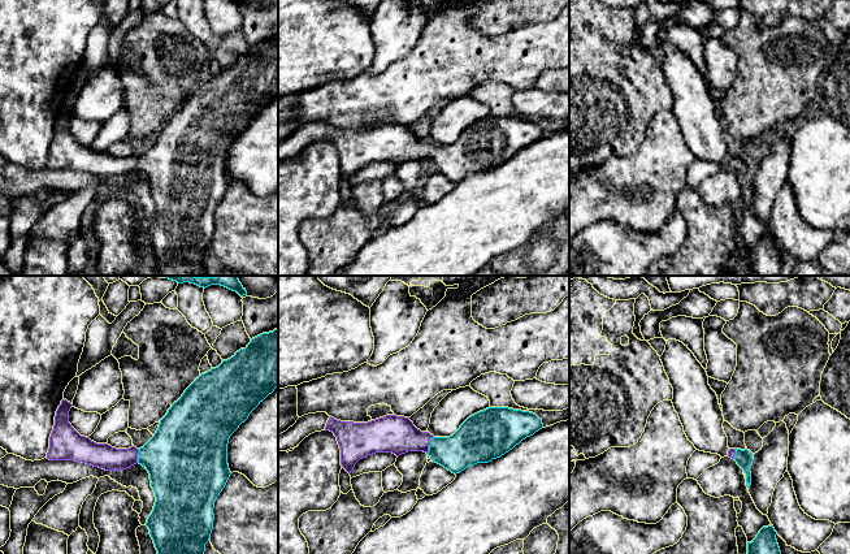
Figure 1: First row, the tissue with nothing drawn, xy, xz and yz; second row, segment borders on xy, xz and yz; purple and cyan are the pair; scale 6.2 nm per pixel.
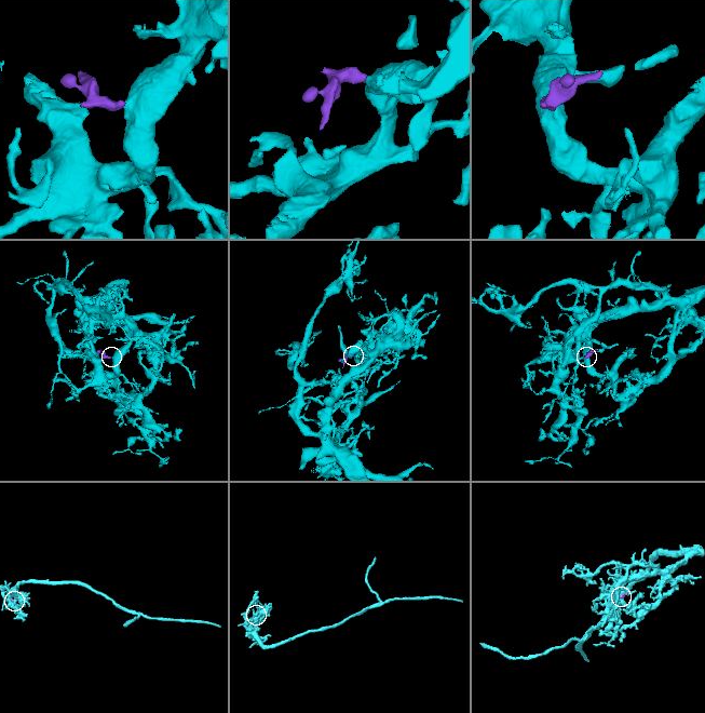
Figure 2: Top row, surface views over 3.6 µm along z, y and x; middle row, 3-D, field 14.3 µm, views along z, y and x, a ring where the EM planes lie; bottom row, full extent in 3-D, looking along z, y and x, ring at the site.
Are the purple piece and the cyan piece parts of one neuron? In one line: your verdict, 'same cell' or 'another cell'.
same cell

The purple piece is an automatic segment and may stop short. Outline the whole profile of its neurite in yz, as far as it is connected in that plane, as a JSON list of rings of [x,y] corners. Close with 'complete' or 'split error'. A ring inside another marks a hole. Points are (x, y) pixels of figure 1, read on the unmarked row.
[[[729,157],[728,165],[734,168],[737,173],[743,178],[746,182],[746,195],[749,196],[751,194],[751,173],[753,173],[753,161],[747,157]]]; split error

